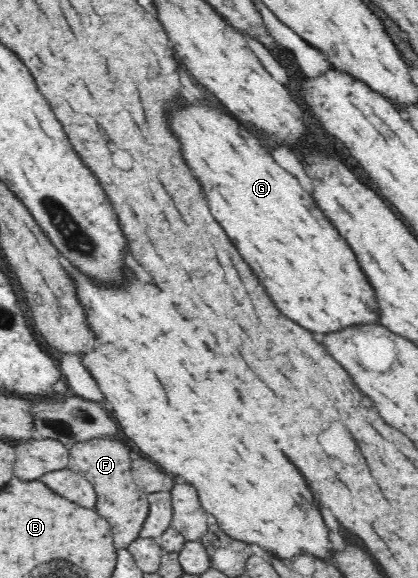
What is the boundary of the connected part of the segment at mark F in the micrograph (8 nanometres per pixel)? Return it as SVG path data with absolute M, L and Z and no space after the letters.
M92 438L86 442L76 442L69 448L70 464L68 468L74 472L82 472L98 492L98 514L104 516L112 526L113 545L116 549L127 546L139 537L139 532L148 516L149 500L132 478L132 460L130 448L120 444L118 440L108 438Z

